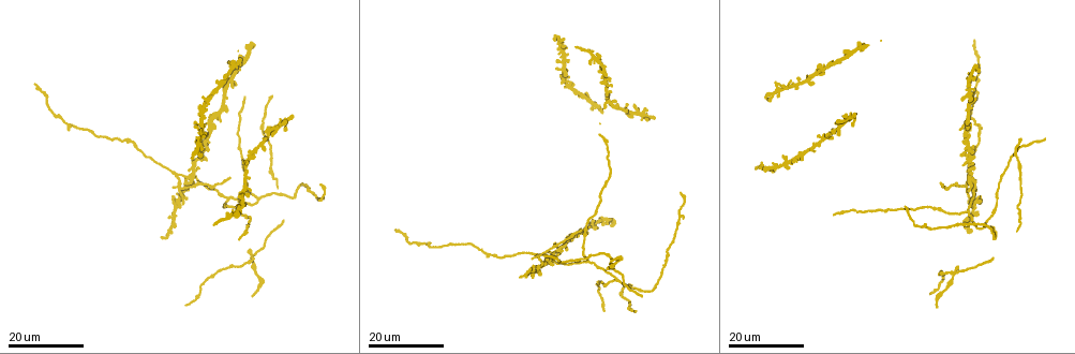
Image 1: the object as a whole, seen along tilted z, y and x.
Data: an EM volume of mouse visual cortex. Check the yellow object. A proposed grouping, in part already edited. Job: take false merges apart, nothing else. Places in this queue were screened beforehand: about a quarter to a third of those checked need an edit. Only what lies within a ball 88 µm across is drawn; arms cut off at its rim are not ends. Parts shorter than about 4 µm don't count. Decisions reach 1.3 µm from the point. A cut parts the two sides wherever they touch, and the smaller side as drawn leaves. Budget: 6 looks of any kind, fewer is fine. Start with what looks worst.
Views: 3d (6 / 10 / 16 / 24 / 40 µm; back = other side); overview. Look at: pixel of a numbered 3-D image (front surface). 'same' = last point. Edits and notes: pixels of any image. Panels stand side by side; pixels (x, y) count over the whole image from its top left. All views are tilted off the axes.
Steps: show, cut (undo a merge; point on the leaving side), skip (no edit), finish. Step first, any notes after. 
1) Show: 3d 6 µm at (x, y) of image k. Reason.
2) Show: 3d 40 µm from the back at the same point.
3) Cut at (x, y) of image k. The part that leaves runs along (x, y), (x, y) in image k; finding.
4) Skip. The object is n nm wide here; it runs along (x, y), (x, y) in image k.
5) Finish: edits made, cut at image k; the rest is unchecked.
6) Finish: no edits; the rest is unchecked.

Show: 3d 24 µm at (589, 262) of image 1. Branch point.

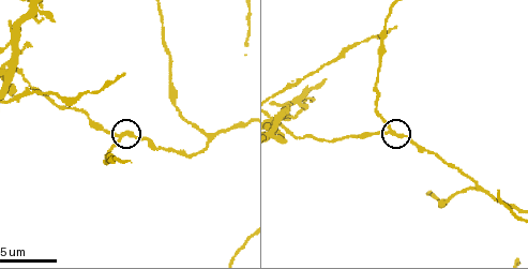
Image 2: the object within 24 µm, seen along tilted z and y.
Show: 3d 10 µm at (122, 137) of image 2.

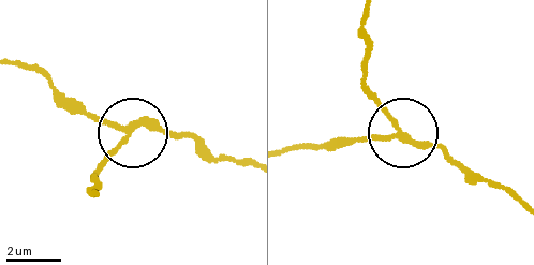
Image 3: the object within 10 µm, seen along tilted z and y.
Skip. 3 arms meet here; it runs along (17, 60), (100, 116), (188, 131) in image 3; continuous, no second neuron.

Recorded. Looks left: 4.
Show: 3d 6 µm at (17, 71) of image 2.

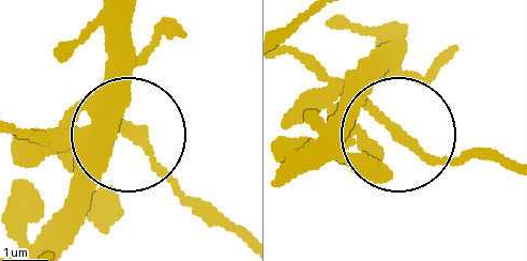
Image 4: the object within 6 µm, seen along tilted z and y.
Skip. The object is 280 nm wide here; all the same neuron.

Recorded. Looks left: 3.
Show: 3d 10 µm at (205, 148) of image 2. Sudden change in width.

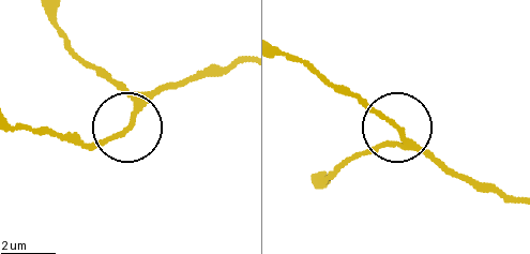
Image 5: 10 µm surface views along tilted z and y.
Skip. It runs along (14, 121), (63, 139), (97, 144), (119, 135), (165, 86) in image 5; all the same neuron.

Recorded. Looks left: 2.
Finish: no edits; the rest is unchecked.

